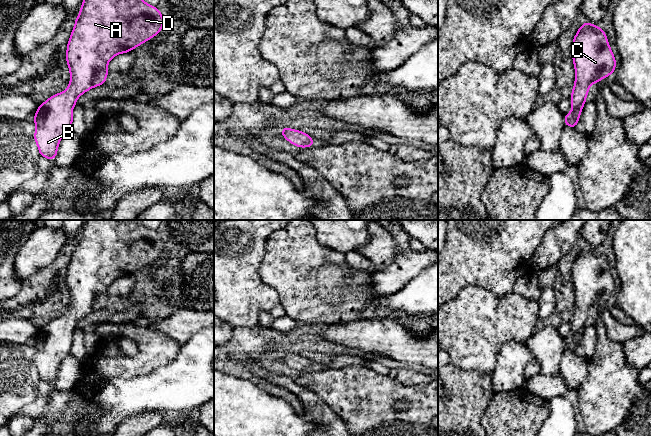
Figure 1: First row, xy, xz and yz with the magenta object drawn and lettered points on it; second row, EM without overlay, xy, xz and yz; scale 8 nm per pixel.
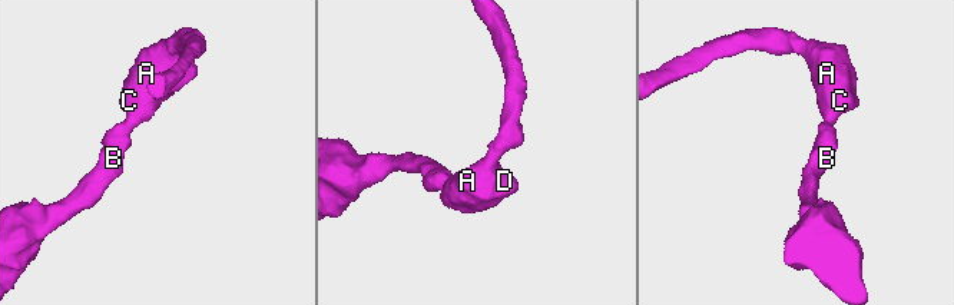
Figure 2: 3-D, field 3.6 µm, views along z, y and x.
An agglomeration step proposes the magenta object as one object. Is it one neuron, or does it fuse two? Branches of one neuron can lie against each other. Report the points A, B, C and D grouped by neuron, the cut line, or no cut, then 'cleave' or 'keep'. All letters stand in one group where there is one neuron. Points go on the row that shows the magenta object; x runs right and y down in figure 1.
groups A B C D; cut none; keep

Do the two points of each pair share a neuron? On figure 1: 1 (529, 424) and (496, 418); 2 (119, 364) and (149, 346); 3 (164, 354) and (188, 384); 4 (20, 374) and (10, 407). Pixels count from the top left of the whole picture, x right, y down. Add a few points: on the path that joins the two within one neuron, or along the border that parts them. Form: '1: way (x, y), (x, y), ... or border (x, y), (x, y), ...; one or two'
1: way (521, 420), (504, 420); one
2: way (127, 364), (133, 364), (143, 354); one
3: border (180, 345), (177, 355), (170, 362), (149, 373); two
4: way (12, 382), (10, 384), (10, 399); one

